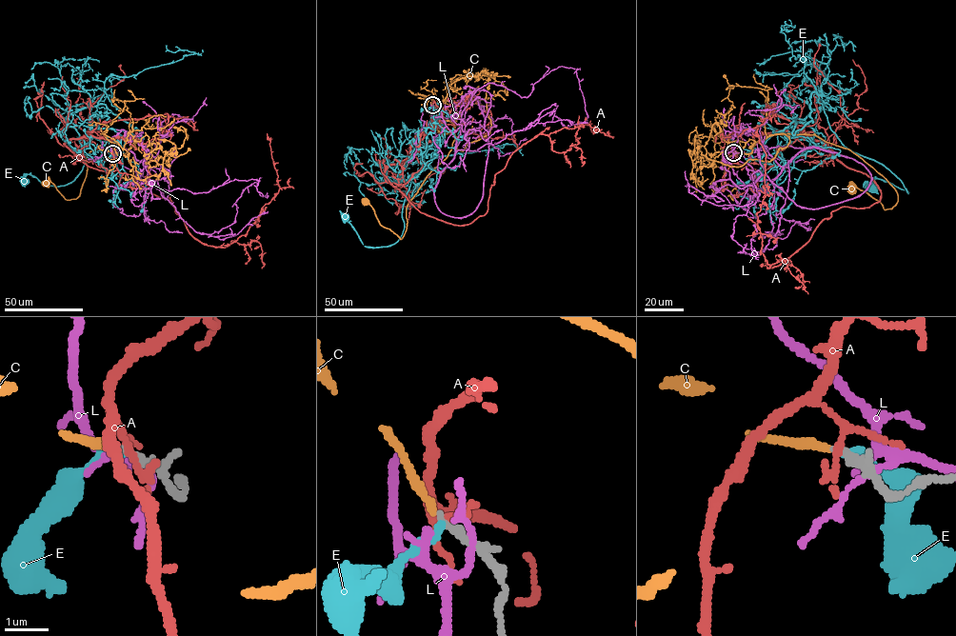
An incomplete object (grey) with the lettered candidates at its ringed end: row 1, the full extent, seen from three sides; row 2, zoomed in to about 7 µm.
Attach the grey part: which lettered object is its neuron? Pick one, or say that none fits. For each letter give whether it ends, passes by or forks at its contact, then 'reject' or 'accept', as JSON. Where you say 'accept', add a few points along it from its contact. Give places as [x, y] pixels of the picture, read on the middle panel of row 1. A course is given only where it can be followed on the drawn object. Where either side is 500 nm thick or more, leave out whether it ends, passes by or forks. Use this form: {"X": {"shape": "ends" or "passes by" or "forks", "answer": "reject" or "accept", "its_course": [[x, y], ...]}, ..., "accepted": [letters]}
{"A": {"shape": "passes by", "answer": "reject"}, "C": {"shape": "ends", "answer": "accept", "its_course": [[432, 105], [424, 95], [440, 100], [454, 140], [408, 202], [401, 238], [379, 223], [367, 201]]}, "E": {"shape": "ends", "answer": "reject"}, "L": {"shape": "passes by", "answer": "reject"}, "accepted": ["C"]}

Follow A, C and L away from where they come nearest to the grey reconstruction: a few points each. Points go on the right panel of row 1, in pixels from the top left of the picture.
A: (733, 152), (739, 133), (806, 134), (870, 177), (880, 200), (833, 210), (768, 268), (758, 129)
C: (733, 152), (723, 148), (721, 160), (778, 133), (815, 134), (871, 166), (897, 202), (885, 209), (851, 189)
L: (734, 153), (815, 147), (771, 179), (725, 185), (706, 198), (724, 201), (686, 186), (718, 206), (752, 201)

